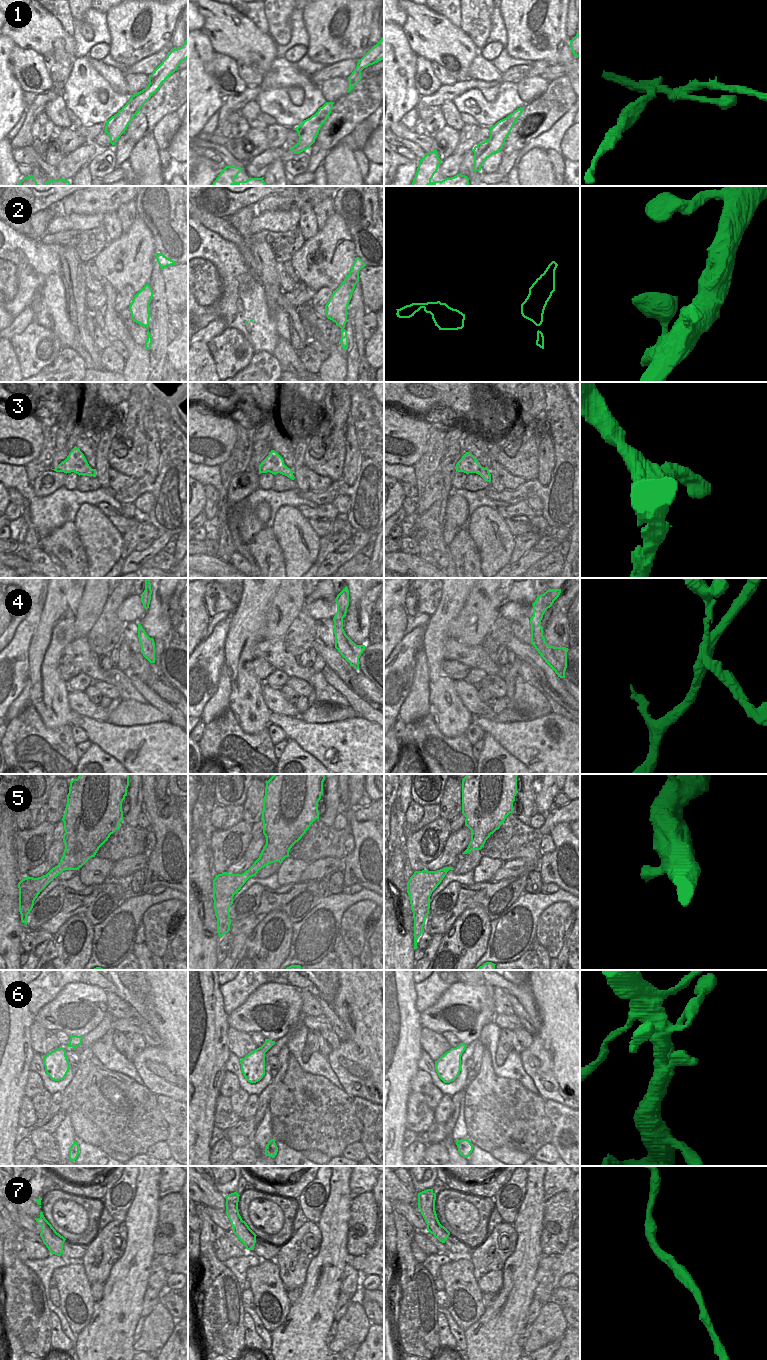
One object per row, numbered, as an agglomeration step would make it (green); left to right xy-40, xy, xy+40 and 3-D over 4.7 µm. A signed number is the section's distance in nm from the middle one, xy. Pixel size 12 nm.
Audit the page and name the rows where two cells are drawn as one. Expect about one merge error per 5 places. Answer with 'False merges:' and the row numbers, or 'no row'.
False merges: 4

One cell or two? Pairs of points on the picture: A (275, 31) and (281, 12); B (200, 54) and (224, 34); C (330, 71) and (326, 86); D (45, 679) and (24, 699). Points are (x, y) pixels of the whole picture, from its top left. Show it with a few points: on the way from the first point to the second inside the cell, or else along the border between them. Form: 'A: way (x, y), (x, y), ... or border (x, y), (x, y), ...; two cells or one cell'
A: way (279, 26), (279, 17); one cell
B: border (201, 29), (214, 50); two cells
C: border (347, 77), (330, 77), (320, 83); two cells
D: border (28, 679), (30, 683), (30, 703); two cells

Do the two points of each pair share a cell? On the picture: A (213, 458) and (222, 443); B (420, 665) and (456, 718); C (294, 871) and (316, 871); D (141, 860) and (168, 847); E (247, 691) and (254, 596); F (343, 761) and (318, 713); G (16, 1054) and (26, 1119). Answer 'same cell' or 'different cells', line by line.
A: same cell
B: different cells
C: different cells
D: different cells
E: same cell
F: different cells
G: different cells

